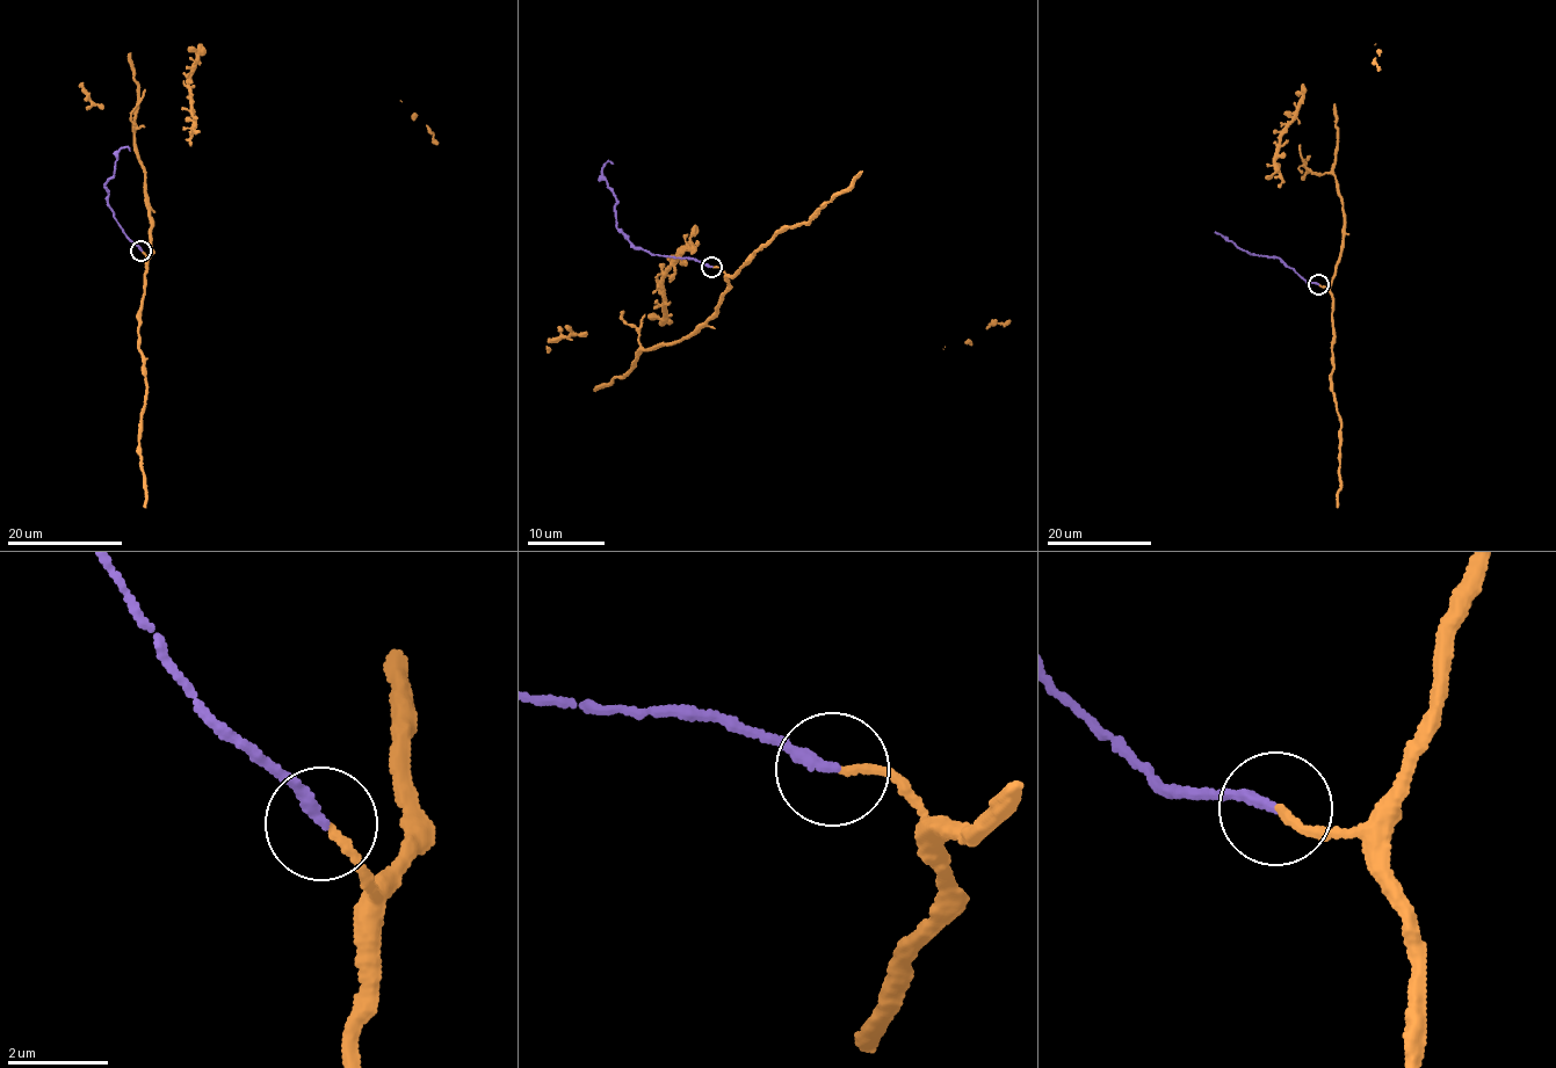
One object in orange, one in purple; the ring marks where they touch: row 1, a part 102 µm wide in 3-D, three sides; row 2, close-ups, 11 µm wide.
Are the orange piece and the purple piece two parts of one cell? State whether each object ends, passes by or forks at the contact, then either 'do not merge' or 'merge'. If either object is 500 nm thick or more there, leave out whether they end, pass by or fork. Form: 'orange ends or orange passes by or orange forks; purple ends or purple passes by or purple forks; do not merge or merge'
orange ends; purple ends; merge

